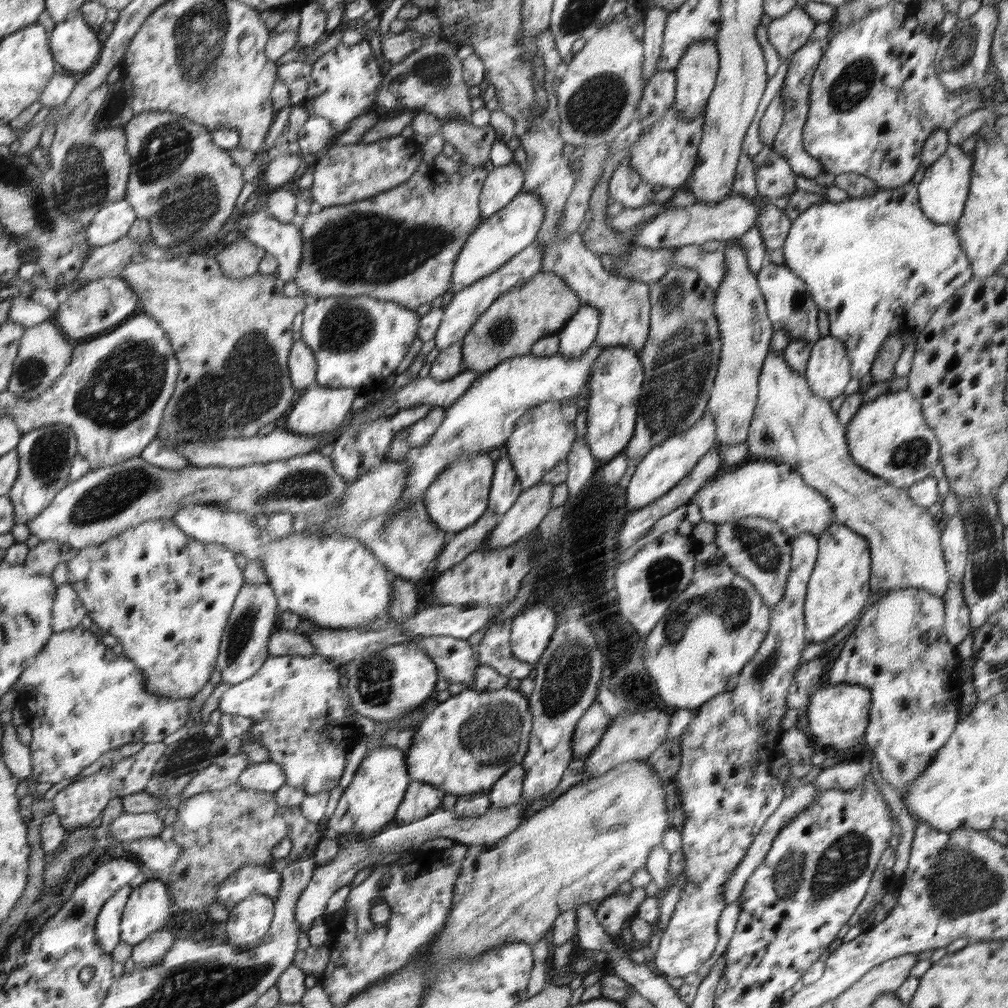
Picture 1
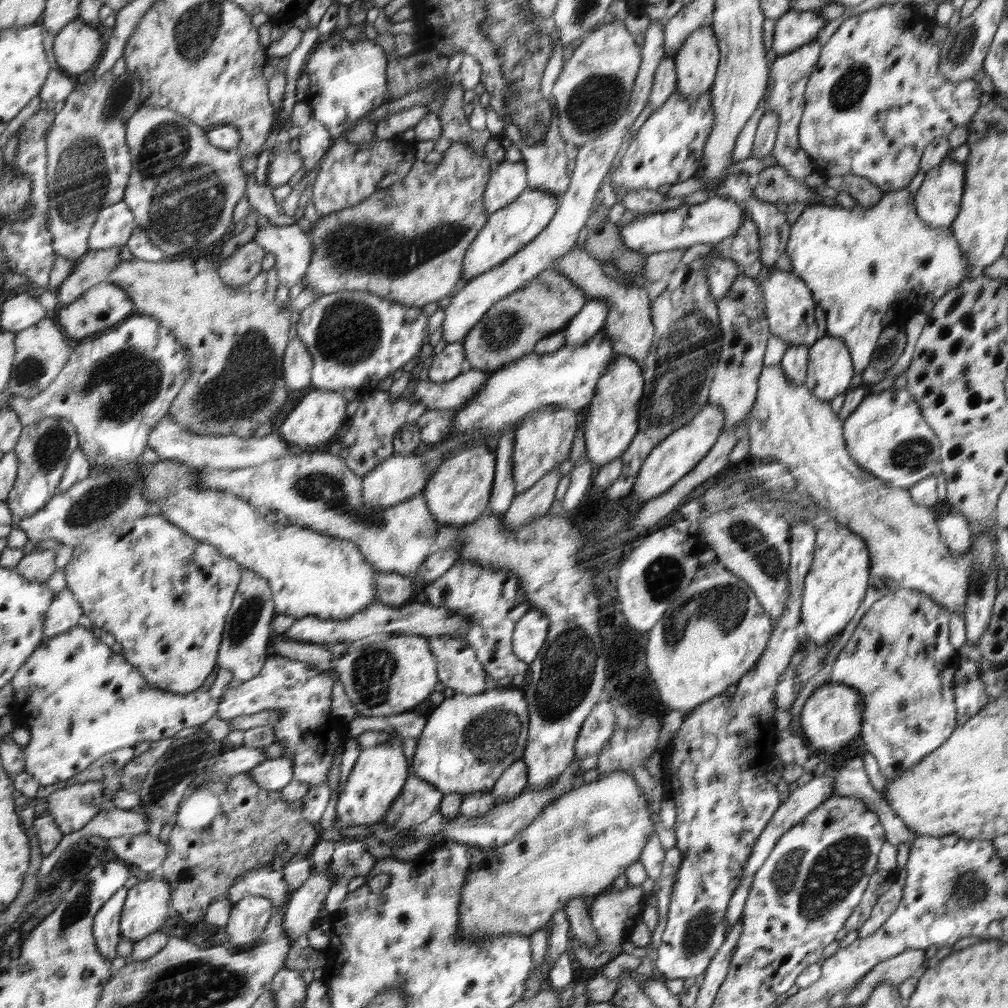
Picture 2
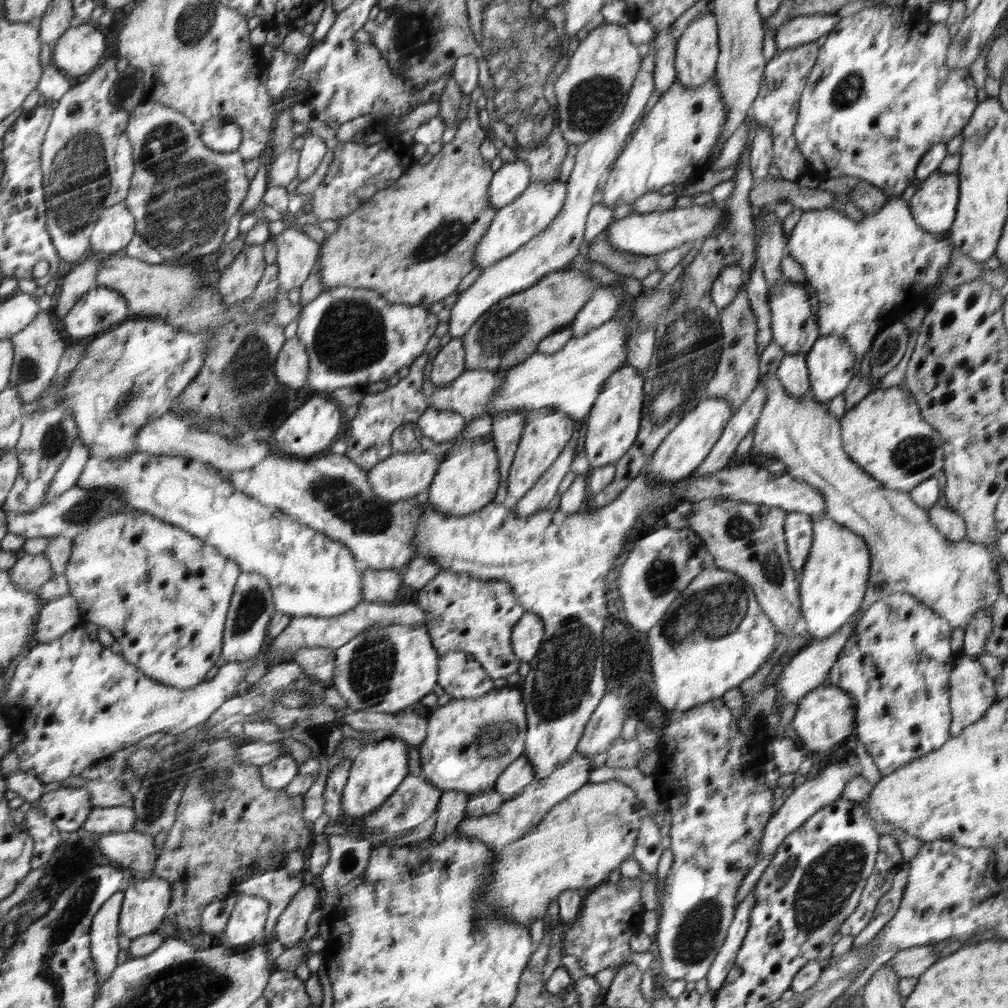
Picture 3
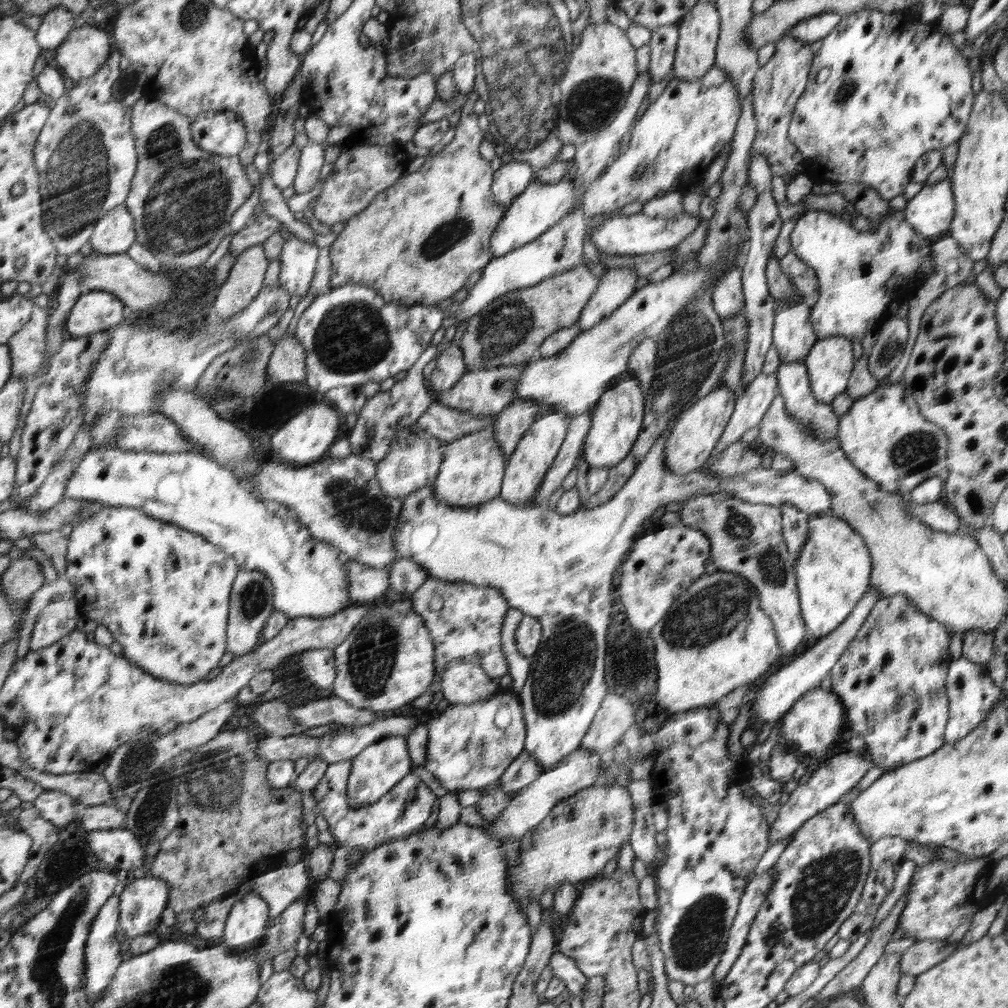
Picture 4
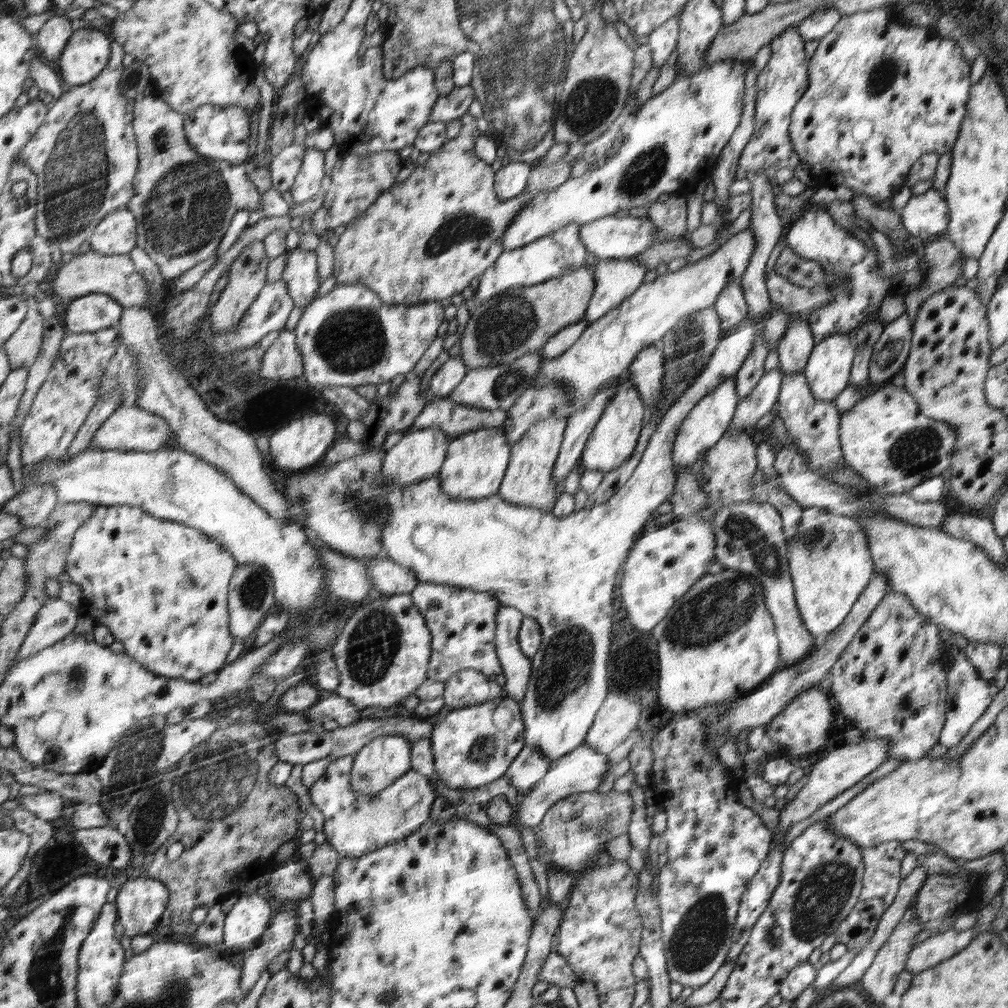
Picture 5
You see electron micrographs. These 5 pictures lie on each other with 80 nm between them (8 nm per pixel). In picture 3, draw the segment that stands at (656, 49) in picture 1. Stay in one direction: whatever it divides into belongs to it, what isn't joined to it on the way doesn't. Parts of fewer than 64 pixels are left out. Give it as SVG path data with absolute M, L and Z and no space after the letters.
M653 38L648 44L649 53L642 61L642 68L636 76L632 92L629 93L621 116L612 125L605 126L596 136L591 136L588 141L575 146L577 151L574 170L572 170L571 177L566 182L565 203L558 218L543 233L538 234L538 237L535 237L533 241L522 246L517 253L509 254L501 261L487 266L468 289L459 293L452 309L445 312L445 319L450 324L448 333L450 333L452 339L461 338L463 334L466 334L470 326L500 299L536 284L549 272L569 271L571 269L573 265L571 260L574 260L574 257L579 254L589 211L595 205L594 198L598 184L620 156L634 130L636 120L640 118L646 102L648 102L652 91L655 90L653 74L656 43L655 38Z

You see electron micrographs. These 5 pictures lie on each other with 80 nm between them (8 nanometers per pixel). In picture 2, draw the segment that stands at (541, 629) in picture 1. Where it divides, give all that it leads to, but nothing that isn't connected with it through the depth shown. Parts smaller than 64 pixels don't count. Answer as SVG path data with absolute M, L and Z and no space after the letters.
M528 610L514 627L513 654L524 663L537 660L548 638L550 618L541 610Z

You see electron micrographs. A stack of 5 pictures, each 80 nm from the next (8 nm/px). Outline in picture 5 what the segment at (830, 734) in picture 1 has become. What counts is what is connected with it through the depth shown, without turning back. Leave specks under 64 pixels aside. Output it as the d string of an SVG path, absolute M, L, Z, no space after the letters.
M817 686L802 692L800 696L790 700L776 718L772 718L766 724L766 736L778 746L786 746L786 754L792 754L793 758L794 754L800 756L815 752L816 748L820 748L826 742L826 734L834 718L834 710L828 697L827 692Z

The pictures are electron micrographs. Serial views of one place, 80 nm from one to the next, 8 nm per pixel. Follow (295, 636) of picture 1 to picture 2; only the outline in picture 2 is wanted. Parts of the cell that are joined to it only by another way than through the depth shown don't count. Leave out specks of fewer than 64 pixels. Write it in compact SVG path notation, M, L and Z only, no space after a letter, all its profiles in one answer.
M281 634L273 637L270 651L271 655L310 663L310 667L321 665L327 672L333 671L334 657L320 644L305 640L290 640Z

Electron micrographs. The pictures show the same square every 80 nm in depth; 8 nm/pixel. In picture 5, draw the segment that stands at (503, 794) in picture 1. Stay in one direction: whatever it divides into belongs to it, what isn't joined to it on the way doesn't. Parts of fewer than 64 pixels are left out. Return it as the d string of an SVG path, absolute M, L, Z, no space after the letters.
M525 745L505 775L520 795L528 795L550 768L551 760L540 750Z

